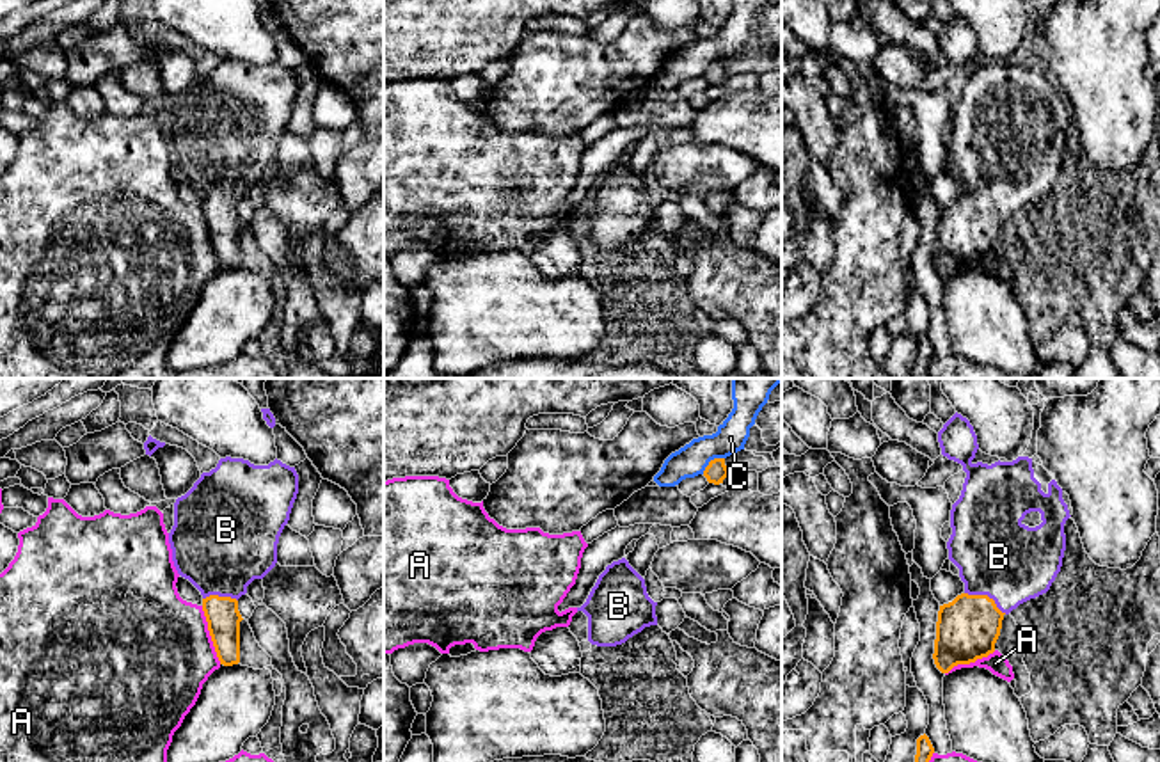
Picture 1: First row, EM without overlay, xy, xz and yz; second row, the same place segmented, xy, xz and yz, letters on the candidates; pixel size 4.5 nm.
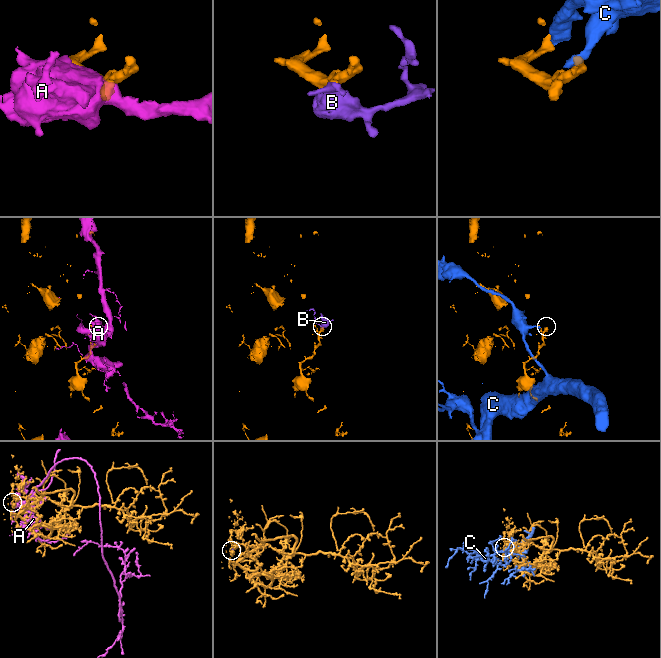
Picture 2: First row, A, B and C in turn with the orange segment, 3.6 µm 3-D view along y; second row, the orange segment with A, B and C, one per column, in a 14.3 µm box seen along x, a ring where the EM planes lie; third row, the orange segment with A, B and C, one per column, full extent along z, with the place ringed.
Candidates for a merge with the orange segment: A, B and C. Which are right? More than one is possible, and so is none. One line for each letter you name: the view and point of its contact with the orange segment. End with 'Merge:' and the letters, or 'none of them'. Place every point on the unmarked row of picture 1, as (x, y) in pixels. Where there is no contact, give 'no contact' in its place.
B: meets orange in yz at (986, 198)
Merge: B

